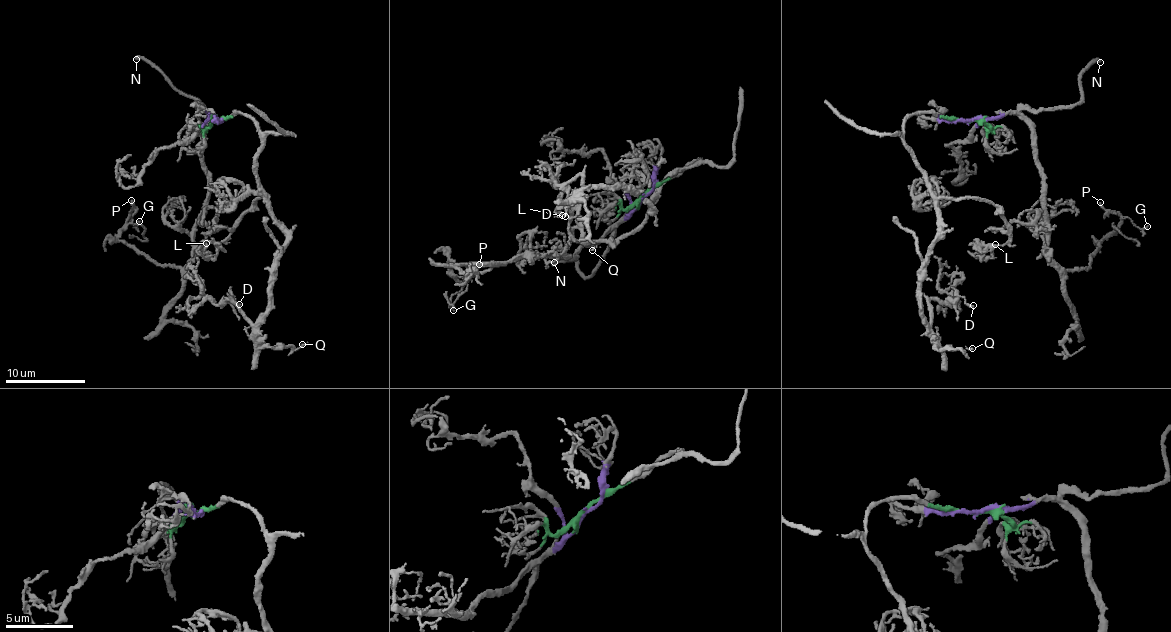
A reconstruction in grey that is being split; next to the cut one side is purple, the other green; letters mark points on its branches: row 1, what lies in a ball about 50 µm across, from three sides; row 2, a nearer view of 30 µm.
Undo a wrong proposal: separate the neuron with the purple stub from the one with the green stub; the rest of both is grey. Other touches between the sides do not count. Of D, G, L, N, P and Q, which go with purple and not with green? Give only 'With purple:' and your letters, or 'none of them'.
With purple: G, N, P

